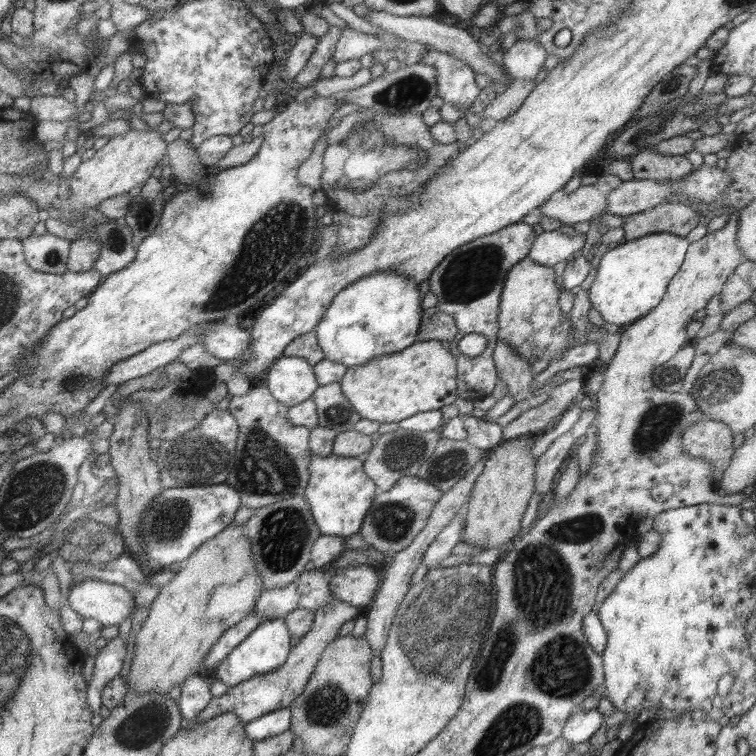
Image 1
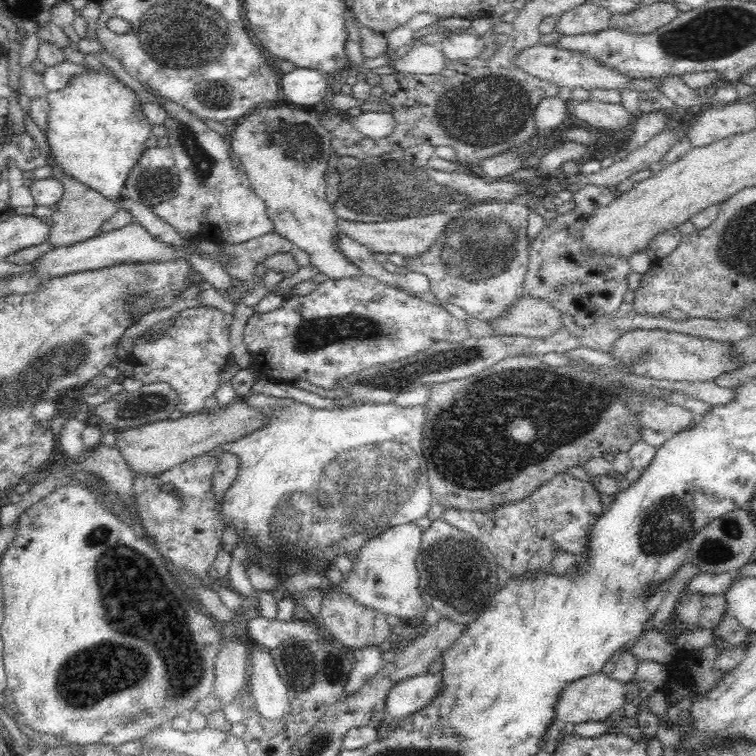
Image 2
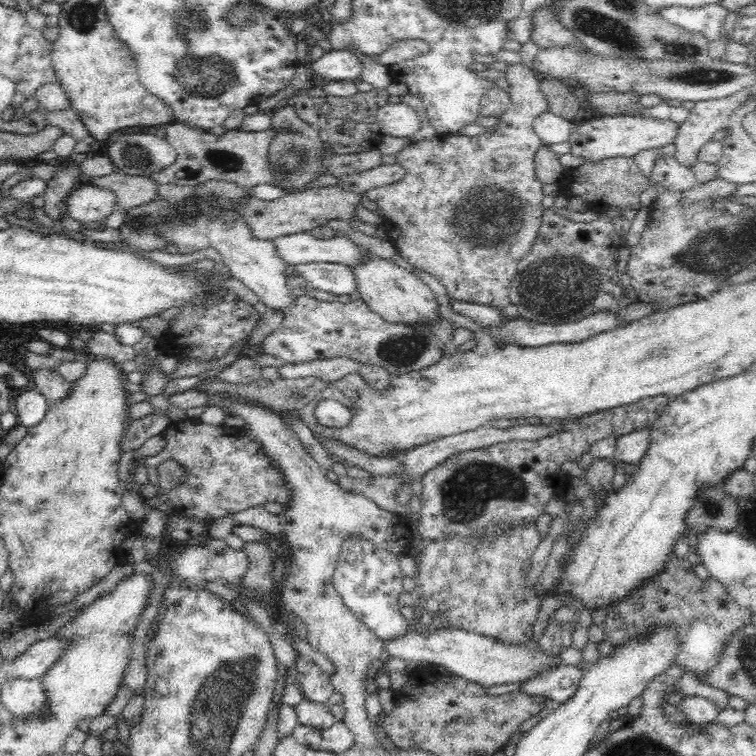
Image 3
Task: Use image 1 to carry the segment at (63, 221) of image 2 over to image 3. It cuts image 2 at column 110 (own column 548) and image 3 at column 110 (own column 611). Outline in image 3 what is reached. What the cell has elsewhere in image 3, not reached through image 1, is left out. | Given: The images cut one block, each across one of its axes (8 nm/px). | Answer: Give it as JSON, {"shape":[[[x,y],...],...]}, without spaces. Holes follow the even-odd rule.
{"shape":[[[115,171],[109,176],[90,177],[88,183],[116,193],[116,208],[126,210],[139,204],[154,203],[158,196],[158,184],[153,176],[128,175]]]}

